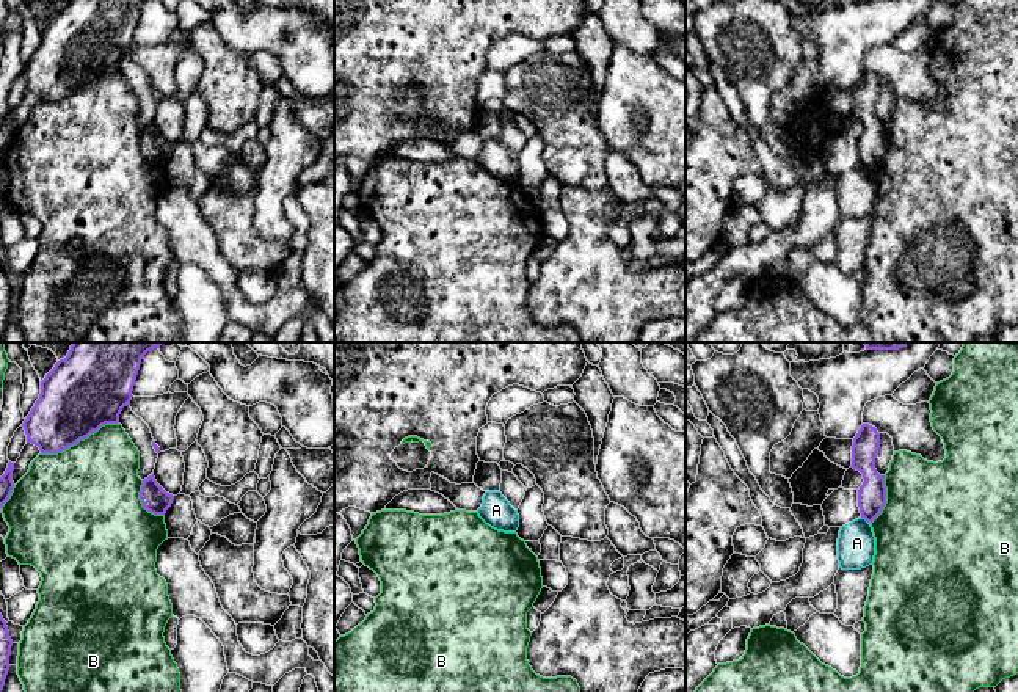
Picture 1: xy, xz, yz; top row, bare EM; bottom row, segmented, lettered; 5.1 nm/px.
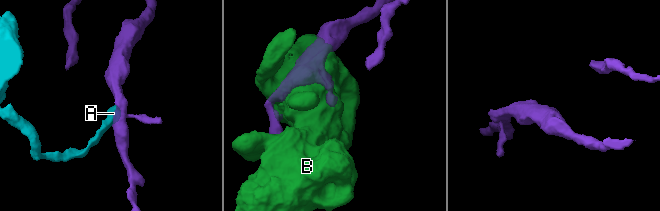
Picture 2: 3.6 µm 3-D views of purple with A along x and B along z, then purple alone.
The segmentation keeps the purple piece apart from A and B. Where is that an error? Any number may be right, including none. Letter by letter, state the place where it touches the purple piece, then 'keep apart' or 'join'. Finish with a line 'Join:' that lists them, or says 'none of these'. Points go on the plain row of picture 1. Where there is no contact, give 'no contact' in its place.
A: contact yz (866, 168); keep apart
B: contact xy (79, 88); keep apart
Join: none of these

